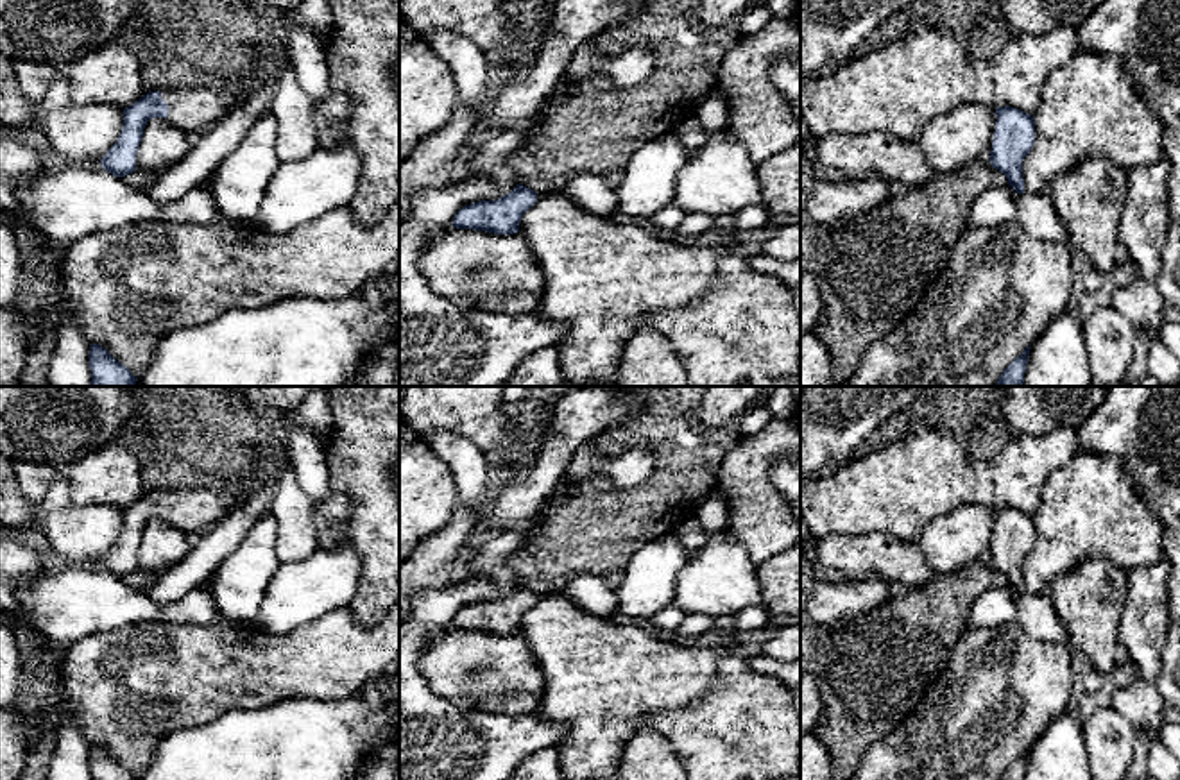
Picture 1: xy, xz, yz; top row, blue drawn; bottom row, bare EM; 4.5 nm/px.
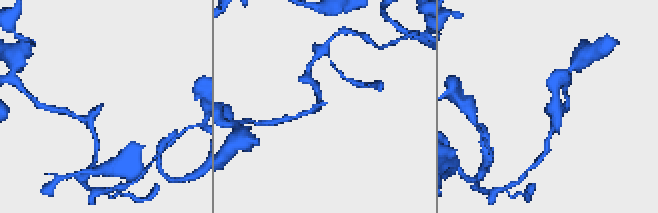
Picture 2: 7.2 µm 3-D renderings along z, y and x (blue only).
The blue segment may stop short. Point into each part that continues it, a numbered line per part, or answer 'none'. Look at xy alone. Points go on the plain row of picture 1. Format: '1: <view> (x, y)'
1: xy (194, 510)

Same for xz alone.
none

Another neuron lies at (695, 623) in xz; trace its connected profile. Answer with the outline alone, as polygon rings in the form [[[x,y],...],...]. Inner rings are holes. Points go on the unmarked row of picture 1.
[[[688,614],[675,632],[679,635],[700,635],[713,630],[713,623],[713,615]]]

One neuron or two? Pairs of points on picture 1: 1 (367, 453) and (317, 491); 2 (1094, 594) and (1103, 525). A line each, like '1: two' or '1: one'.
1: two
2: two

